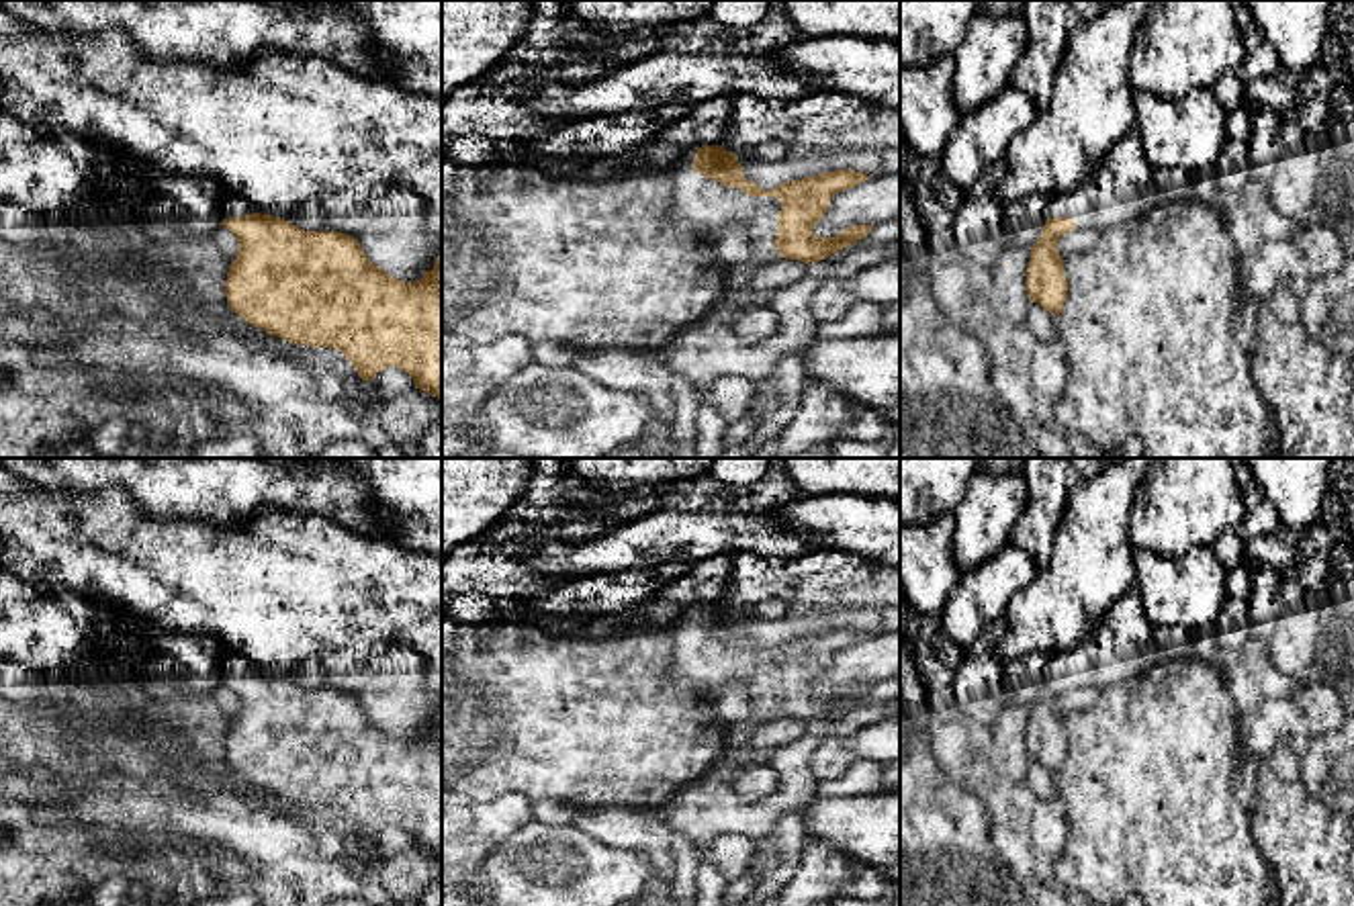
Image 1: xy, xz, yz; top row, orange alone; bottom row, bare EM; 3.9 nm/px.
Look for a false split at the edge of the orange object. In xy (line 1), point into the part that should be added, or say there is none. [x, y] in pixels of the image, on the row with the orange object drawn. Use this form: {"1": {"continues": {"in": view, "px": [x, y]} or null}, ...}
{"1": {"continues": {"in": "xy", "px": [232, 205]}}}

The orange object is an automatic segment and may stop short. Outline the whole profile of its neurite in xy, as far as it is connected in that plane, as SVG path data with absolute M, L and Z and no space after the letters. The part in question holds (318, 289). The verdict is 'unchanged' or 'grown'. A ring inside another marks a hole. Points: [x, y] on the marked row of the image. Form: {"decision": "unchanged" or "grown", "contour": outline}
{"decision": "grown", "contour": "M223 186L221 192L221 225L239 243L225 297L245 323L290 344L335 348L362 380L397 366L417 389L442 401L442 252L417 282L403 282L374 266L352 235L305 231L280 217L247 215L250 202Z"}

